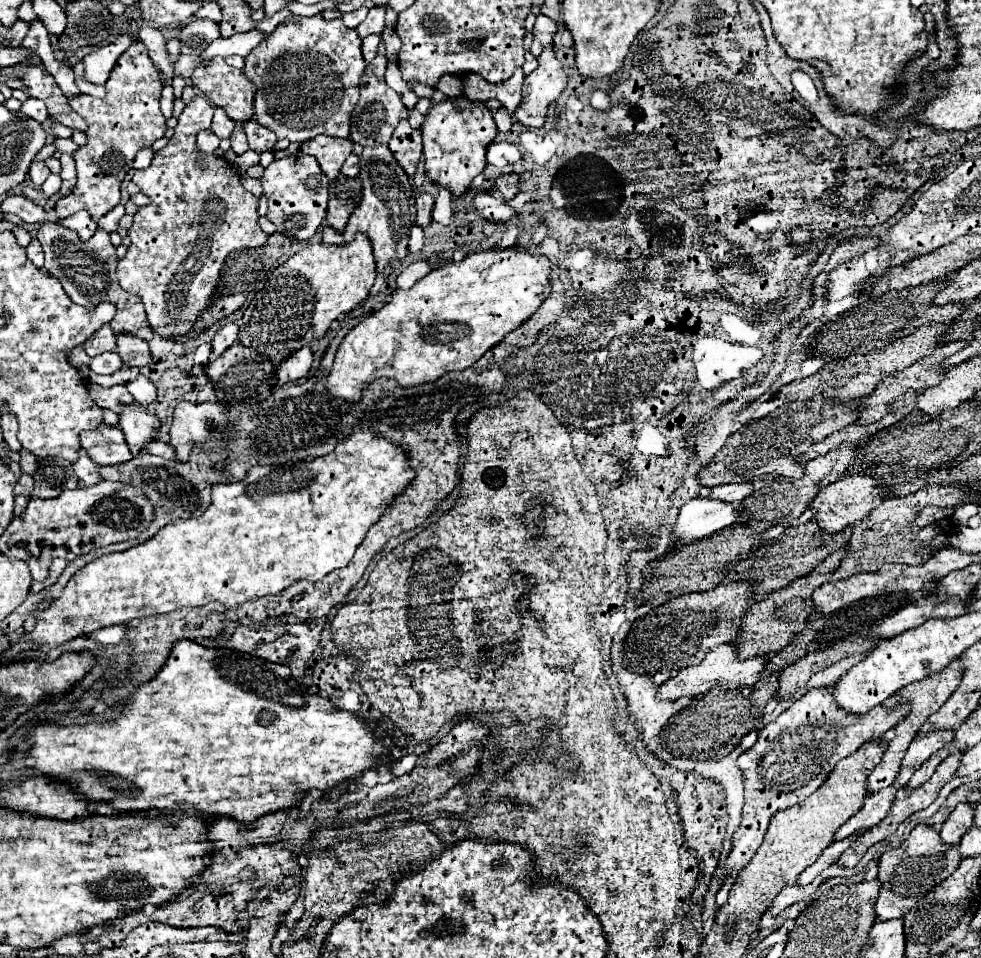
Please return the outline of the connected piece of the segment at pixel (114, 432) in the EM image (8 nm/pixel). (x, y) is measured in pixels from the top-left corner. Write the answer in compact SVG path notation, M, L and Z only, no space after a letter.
M106 423L94 431L82 431L80 445L96 465L116 465L132 457L122 431Z

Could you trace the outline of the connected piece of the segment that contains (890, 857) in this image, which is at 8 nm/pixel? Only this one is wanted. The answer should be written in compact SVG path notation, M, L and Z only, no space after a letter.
M924 823L916 825L900 847L886 851L878 861L876 879L880 881L880 895L874 903L878 921L904 917L916 905L918 899L922 899L958 867L960 859L962 857L958 855L956 845L942 845L938 833L932 827Z

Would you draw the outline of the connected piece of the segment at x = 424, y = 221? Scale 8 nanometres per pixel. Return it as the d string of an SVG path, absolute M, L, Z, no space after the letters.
M422 193L416 197L416 225L420 225L420 227L430 225L432 205L434 205L434 197L430 193Z

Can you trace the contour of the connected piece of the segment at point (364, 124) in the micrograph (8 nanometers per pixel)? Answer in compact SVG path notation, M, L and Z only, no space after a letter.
M380 43L375 59L366 65L366 71L360 79L360 99L352 111L352 129L350 129L350 139L360 145L378 145L378 143L388 143L394 127L398 125L400 119L408 117L408 109L400 101L400 95L392 91L386 81L384 74L388 64L386 57L385 43Z

